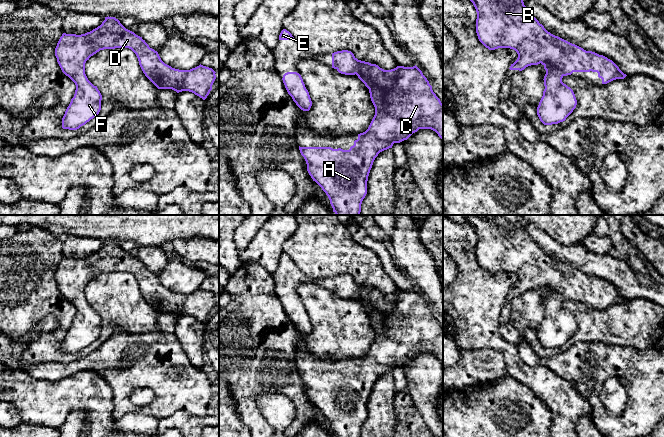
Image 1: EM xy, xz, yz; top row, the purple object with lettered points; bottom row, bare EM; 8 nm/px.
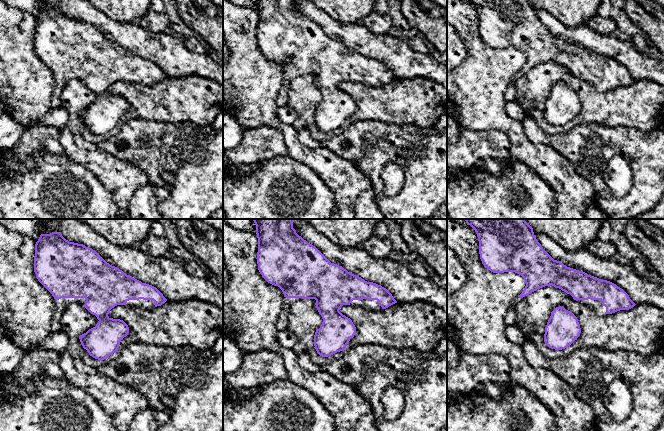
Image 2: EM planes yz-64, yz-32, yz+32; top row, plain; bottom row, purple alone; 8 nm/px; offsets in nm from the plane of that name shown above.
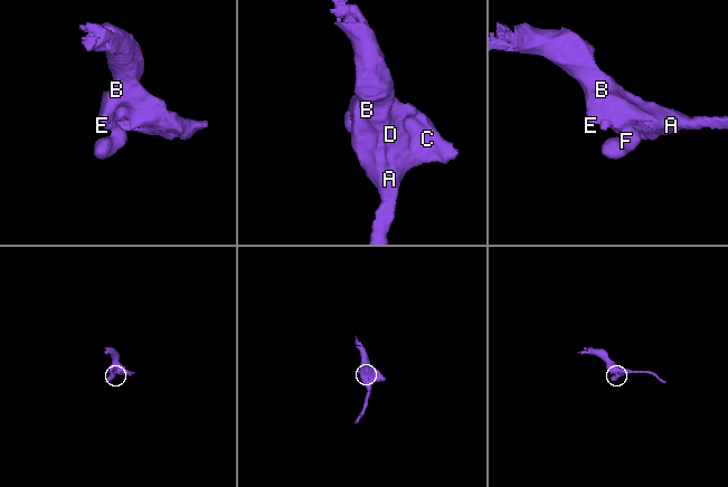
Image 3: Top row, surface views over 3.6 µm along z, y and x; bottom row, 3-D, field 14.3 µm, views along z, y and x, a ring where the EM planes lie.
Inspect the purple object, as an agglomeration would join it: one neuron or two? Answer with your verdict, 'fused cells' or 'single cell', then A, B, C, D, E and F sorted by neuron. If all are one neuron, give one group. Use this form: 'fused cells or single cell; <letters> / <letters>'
single cell; A B C D E F

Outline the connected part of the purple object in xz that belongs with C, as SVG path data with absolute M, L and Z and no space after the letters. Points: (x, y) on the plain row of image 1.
M342 274L332 277L332 292L341 298L358 300L369 313L375 339L368 353L358 358L349 374L300 370L299 374L309 399L328 420L333 436L360 437L367 418L368 400L380 376L407 364L419 353L431 353L443 364L443 328L416 289L384 294L376 288L358 284L351 275Z

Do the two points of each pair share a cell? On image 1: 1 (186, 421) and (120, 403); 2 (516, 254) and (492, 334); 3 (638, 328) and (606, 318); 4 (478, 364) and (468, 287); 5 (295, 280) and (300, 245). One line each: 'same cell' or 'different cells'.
1: different cells
2: different cells
3: same cell
4: different cells
5: different cells

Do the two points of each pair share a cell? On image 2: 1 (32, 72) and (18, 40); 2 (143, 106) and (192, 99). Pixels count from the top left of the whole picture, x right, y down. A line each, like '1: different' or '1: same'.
1: same
2: same

